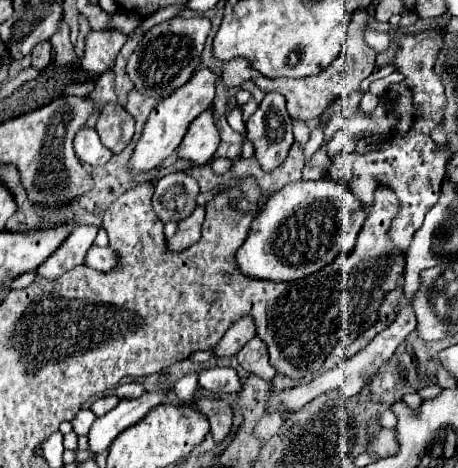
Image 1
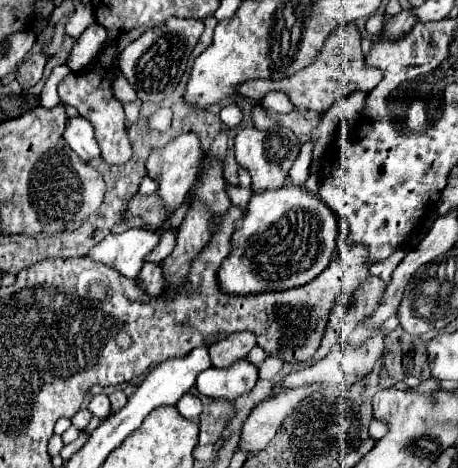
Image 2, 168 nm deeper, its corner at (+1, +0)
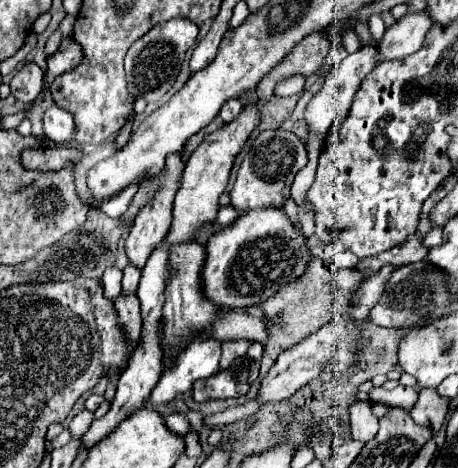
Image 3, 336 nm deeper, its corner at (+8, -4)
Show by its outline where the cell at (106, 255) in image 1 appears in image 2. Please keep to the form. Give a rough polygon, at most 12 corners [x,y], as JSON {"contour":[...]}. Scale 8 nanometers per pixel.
{"contour":[[109,234],[89,256],[137,278],[159,234]]}

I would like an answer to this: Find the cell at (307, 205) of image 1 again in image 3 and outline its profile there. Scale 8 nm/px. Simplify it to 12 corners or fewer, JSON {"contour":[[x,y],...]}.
{"contour":[[284,208],[240,214],[208,240],[204,296],[266,302],[312,258]]}

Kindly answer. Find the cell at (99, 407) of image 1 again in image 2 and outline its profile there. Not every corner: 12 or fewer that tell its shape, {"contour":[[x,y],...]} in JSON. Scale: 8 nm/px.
{"contour":[[105,394],[89,402],[89,410],[97,418],[107,418],[111,404]]}

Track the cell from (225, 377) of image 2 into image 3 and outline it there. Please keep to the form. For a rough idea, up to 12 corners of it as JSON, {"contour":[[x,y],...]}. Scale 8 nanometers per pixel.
{"contour":[[244,356],[234,366],[192,384],[194,400],[238,398],[260,364]]}

